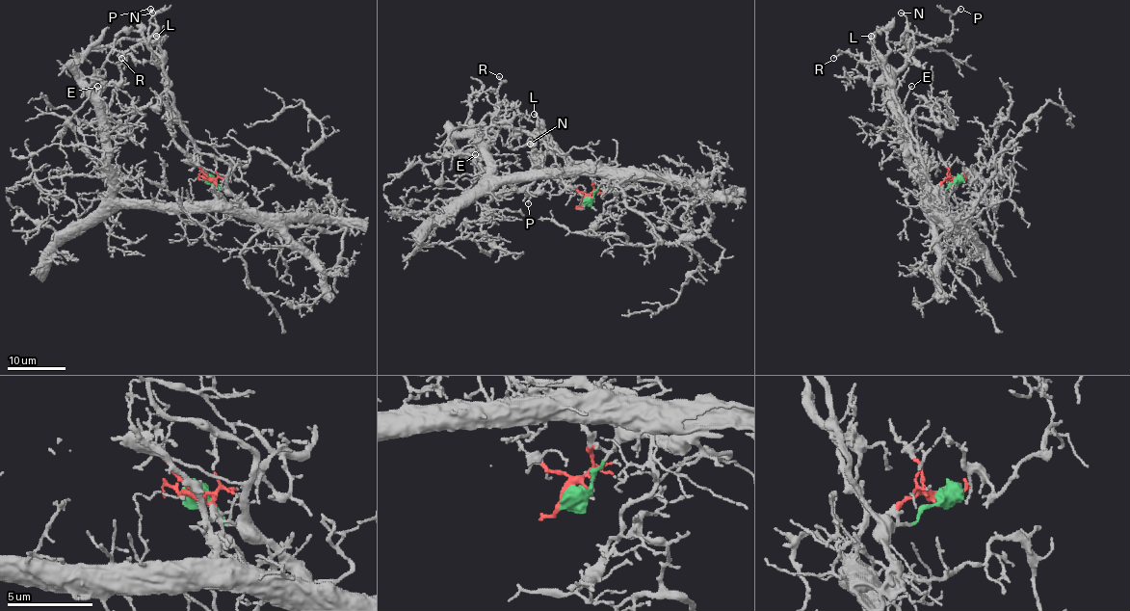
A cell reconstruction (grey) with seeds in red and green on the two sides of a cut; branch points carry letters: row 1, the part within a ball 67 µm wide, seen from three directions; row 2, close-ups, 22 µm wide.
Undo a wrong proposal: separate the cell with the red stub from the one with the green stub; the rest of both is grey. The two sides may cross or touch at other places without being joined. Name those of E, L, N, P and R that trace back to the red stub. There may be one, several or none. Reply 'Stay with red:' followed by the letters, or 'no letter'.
Stay with red: E, N, P, R

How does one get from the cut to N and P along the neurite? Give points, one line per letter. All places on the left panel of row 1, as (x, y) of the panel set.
N: (207, 179), (216, 180), (213, 200), (115, 197), (77, 61), (119, 39), (157, 40), (152, 13)
P: (207, 179), (216, 180), (213, 200), (115, 197), (77, 61), (119, 39), (145, 39), (151, 9)

